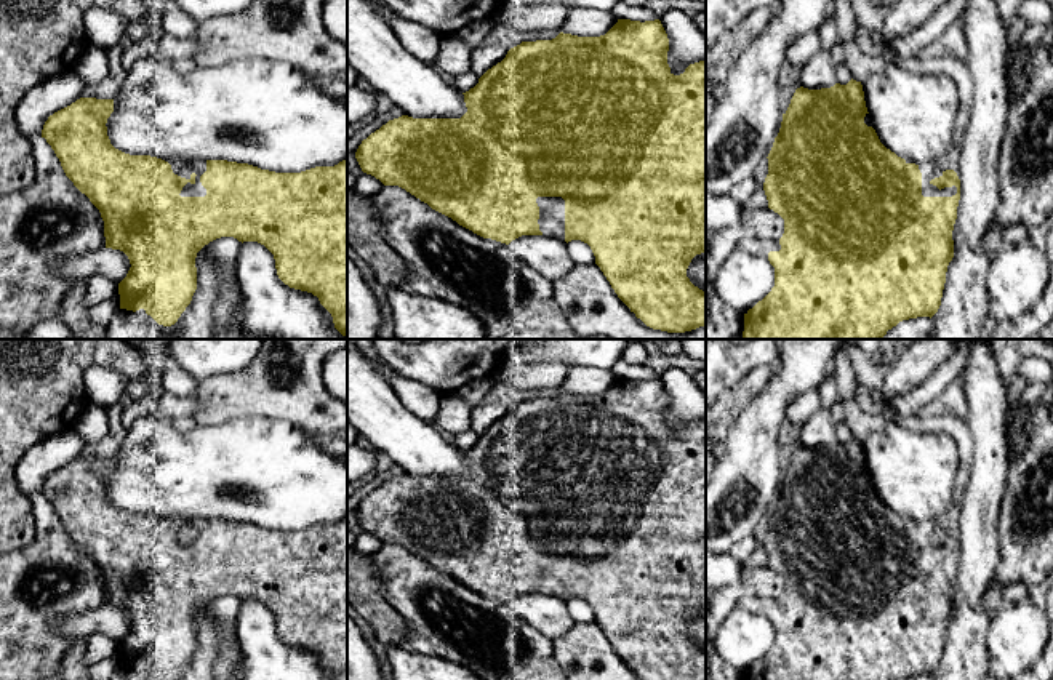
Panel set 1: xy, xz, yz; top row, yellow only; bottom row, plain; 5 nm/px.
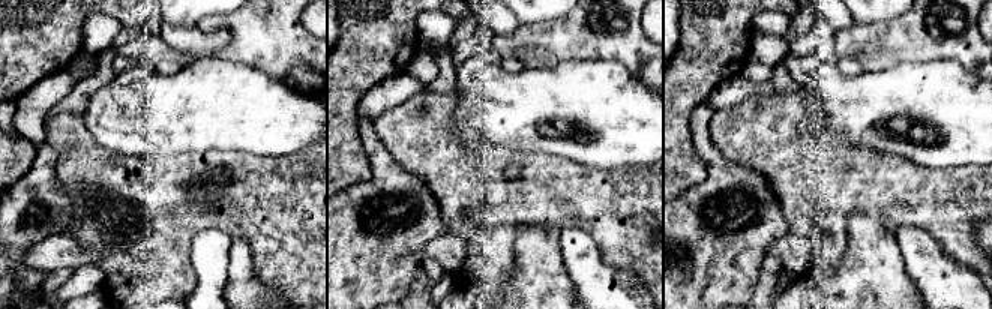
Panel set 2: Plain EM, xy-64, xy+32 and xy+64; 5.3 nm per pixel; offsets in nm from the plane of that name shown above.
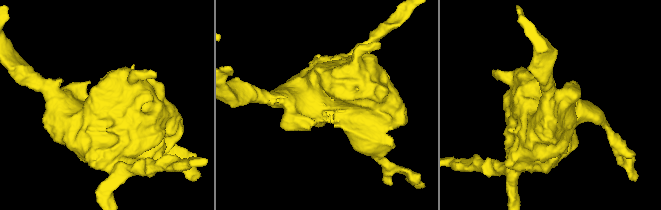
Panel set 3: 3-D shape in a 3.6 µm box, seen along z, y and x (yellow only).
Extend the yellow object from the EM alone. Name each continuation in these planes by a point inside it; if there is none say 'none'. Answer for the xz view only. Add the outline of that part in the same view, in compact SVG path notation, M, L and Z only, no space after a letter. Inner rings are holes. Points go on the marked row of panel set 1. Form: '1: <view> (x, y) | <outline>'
1: xz (551, 221) | M538 197L539 230L565 242L565 200L562 197Z

